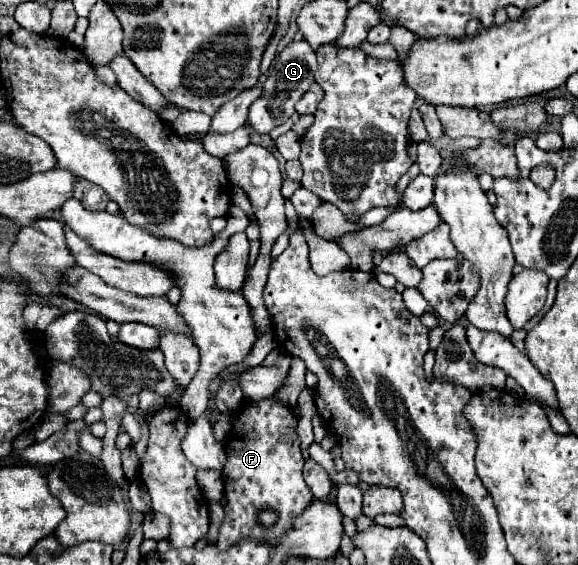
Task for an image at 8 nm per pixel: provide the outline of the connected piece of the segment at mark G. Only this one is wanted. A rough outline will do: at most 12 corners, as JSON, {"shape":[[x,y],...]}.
{"shape":[[304,39],[274,57],[248,121],[270,133],[316,83],[314,49]]}

